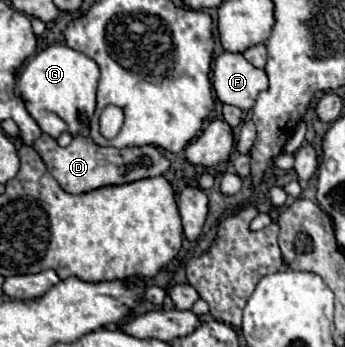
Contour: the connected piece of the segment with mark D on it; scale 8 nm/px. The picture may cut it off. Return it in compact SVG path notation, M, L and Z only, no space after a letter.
M41 134L33 148L39 152L43 162L47 164L47 170L53 174L53 178L59 182L59 186L69 194L83 194L101 186L111 184L127 184L141 178L161 176L169 168L169 160L155 148L155 146L141 146L141 148L103 148L93 142L91 136L77 134L73 142L67 148L61 148L55 138L49 134Z

